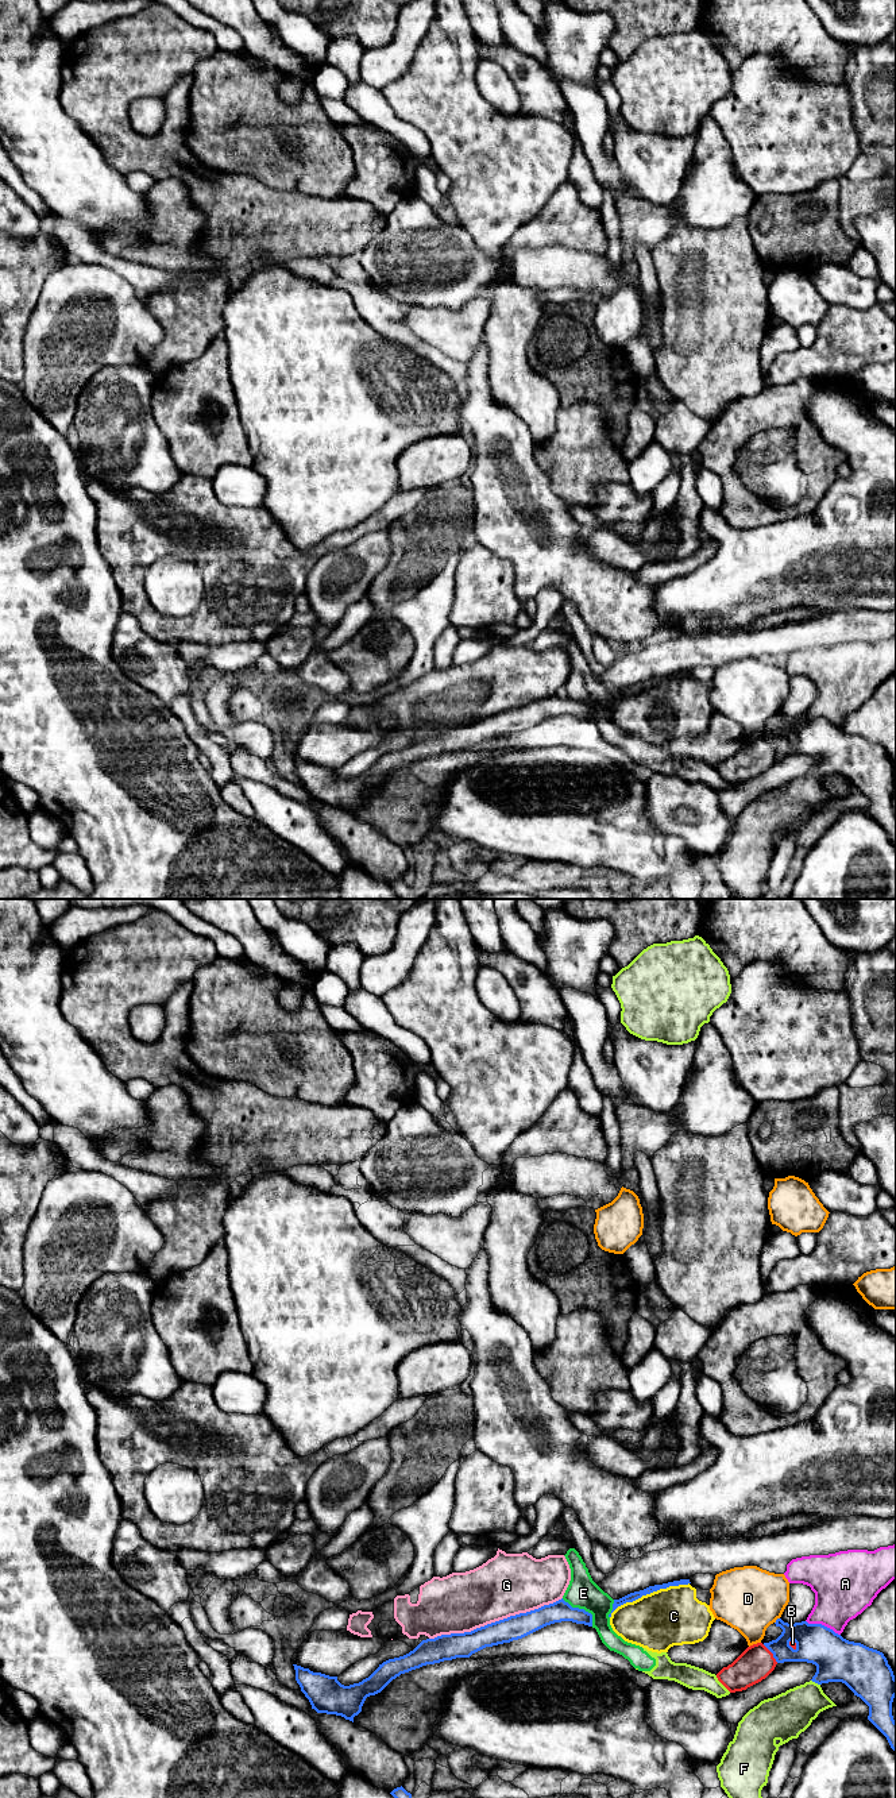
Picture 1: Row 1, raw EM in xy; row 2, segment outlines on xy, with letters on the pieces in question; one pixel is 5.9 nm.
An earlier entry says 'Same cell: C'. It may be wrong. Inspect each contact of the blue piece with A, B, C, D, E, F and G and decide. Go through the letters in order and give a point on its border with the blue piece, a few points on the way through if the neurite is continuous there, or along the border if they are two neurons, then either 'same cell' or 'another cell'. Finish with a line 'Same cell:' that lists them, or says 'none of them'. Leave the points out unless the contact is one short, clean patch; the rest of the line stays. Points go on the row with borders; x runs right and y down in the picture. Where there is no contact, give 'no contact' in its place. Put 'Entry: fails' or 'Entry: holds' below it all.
A: xy (823, 1625) | another cell
B: xy (772, 1652) | along xy (763, 1644), (777, 1662) | another cell
C: xy (648, 1593) | another cell
D: xy (776, 1620) | another cell
E: xy (582, 1609) | along xy (562, 1598), (572, 1606), (587, 1611), (591, 1615), (593, 1625) | another cell
F: xy (815, 1682) | along xy (811, 1679), (819, 1685) | another cell
G: xy (495, 1621) | another cell
Same cell: none of them
Entry: fails

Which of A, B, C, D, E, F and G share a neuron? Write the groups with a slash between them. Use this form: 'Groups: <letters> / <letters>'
Groups: A / B / C / D / E F / G

